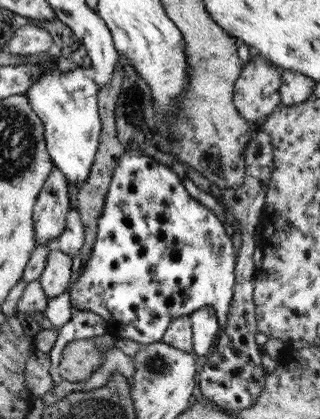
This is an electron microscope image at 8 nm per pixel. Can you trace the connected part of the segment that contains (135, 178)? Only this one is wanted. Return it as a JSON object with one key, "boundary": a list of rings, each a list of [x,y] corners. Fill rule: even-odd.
{"boundary":[[[139,148],[127,149],[122,152],[118,158],[119,164],[115,166],[115,172],[112,180],[108,184],[102,213],[97,219],[96,239],[92,245],[91,256],[89,260],[79,269],[79,276],[73,285],[69,302],[74,313],[90,314],[99,316],[110,328],[115,337],[129,338],[141,346],[157,342],[163,336],[163,331],[167,325],[178,316],[188,316],[197,308],[211,307],[217,319],[218,329],[224,330],[227,324],[227,312],[232,297],[232,288],[234,285],[234,262],[233,244],[231,239],[225,235],[222,220],[214,215],[208,208],[205,208],[197,199],[194,199],[183,186],[182,180],[176,176],[167,165],[161,165],[156,160],[147,157]]]}

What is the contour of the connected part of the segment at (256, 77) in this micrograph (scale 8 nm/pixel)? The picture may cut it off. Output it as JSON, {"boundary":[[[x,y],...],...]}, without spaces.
{"boundary":[[[253,58],[242,66],[232,88],[235,110],[257,127],[280,105],[279,70],[263,58]]]}

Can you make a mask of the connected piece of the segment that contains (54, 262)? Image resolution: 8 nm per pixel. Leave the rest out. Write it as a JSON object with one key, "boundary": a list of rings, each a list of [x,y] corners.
{"boundary":[[[49,247],[46,261],[38,281],[47,300],[61,294],[69,284],[71,257],[57,248]]]}

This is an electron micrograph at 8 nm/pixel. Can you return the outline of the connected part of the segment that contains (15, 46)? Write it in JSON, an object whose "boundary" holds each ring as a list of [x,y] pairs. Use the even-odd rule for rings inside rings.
{"boundary":[[[23,24],[13,32],[6,49],[13,55],[28,55],[30,58],[36,58],[40,54],[45,54],[52,44],[52,38],[45,30]]]}

